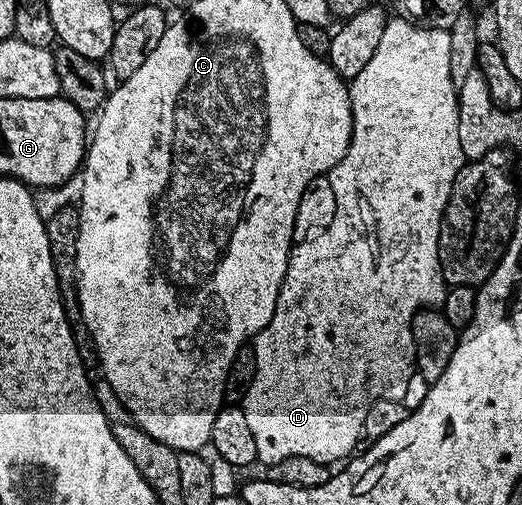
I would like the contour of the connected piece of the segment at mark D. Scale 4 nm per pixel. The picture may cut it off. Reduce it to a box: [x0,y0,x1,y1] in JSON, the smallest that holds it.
[243,17,467,467]

